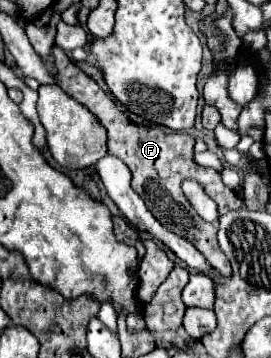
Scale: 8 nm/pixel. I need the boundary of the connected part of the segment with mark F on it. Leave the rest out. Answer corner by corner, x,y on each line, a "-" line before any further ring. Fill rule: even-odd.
53,46
51,48
51,56
53,56
53,64
55,64
55,80
57,86
61,86
71,98
77,98
77,102
81,102
83,106
87,106
97,118
99,122
105,126
107,130
107,146
109,146
109,154
117,156
119,160
123,160
127,164
127,168
133,174
131,186
133,190
143,196
145,206
153,212
153,216
171,232
187,238
201,254
205,254
205,258
209,260
209,264
213,268
217,268
225,278
231,276
231,264
227,260
227,256
221,252
219,244
217,244
217,230
219,230
219,222
207,224
203,222
197,212
187,204
183,192
181,192
181,180
185,178
195,178
197,182
203,184
205,192
219,204
219,214
225,214
229,210
241,208
243,200
241,196
237,196
231,188
227,188
221,182
221,176
217,170
211,168
203,168
193,160
193,144
195,138
187,132
163,132
161,128
147,128
147,126
139,126
134,122
129,122
129,118
125,116
115,102
103,92
103,88
93,82
89,76
85,76
71,60
69,56

